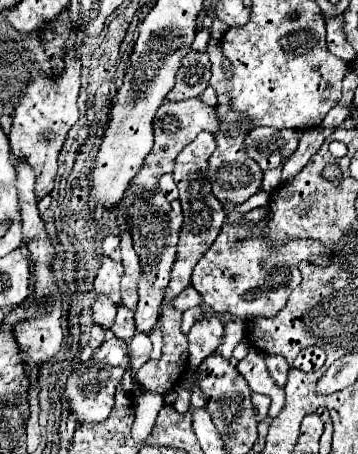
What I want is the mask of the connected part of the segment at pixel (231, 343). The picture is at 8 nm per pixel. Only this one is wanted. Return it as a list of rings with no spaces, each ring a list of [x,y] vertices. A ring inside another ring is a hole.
[[[244,320],[228,322],[228,324],[226,324],[226,336],[224,336],[224,340],[220,342],[220,346],[218,346],[216,352],[222,352],[224,358],[230,358],[230,356],[232,356],[232,348],[244,338],[244,332],[246,332],[246,322],[244,322]]]

